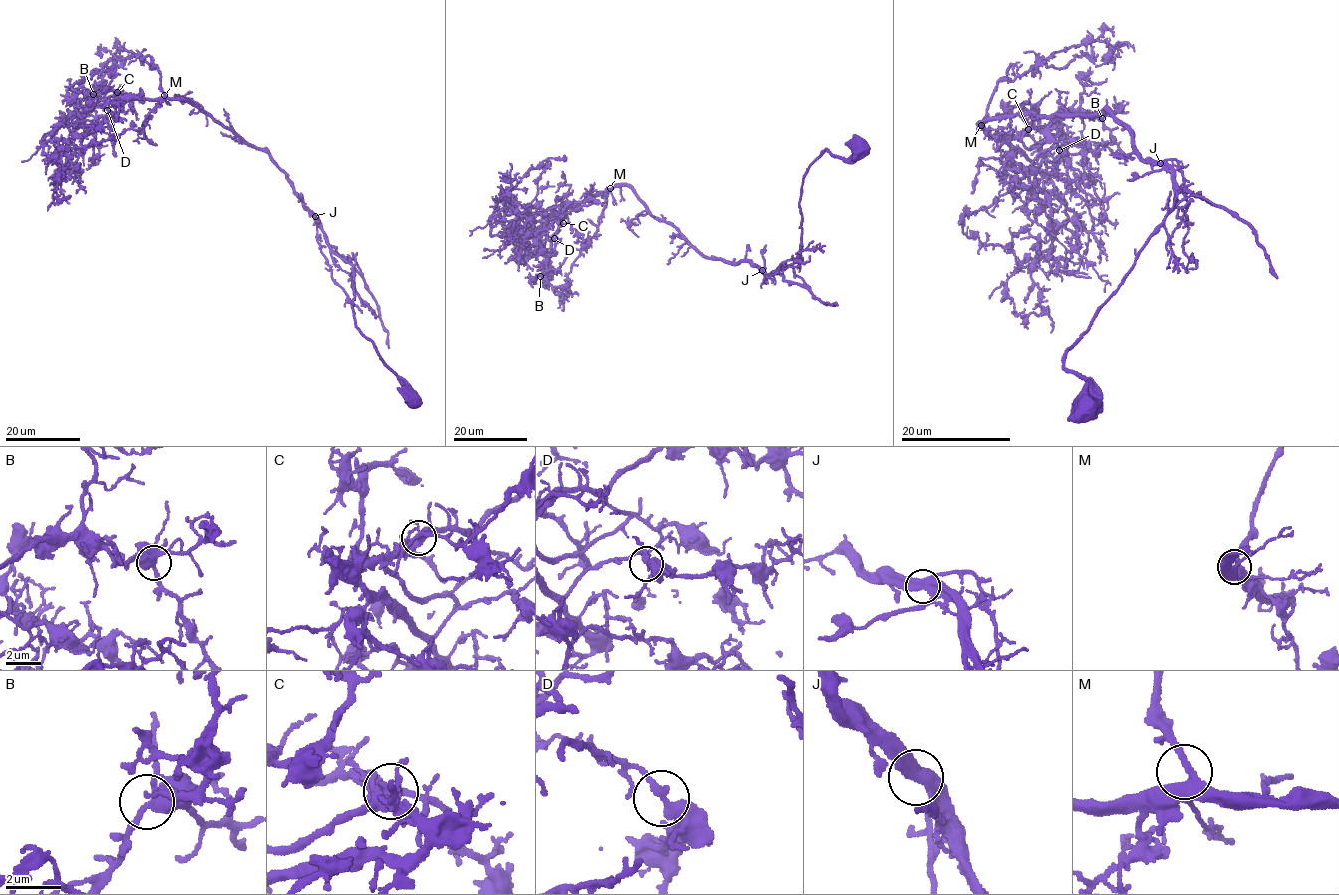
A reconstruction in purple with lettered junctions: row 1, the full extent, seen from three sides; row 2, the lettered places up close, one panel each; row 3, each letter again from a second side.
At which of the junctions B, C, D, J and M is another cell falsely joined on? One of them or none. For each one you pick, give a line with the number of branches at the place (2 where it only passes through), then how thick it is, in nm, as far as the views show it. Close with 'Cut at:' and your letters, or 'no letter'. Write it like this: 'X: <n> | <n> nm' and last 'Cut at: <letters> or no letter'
Cut at: no letter

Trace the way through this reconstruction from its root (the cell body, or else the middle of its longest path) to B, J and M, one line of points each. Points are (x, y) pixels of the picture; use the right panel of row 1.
B: (1086, 406), (1065, 350), (1173, 210), (1174, 175), (1107, 112), (980, 122), (1004, 140), (1067, 111), (1102, 118)
J: (1086, 406), (1082, 388), (1089, 381), (1064, 367), (1065, 350), (1173, 210), (1174, 175), (1160, 164)
M: (1086, 406), (1065, 350), (1173, 210), (1174, 175), (1107, 112), (981, 125)

